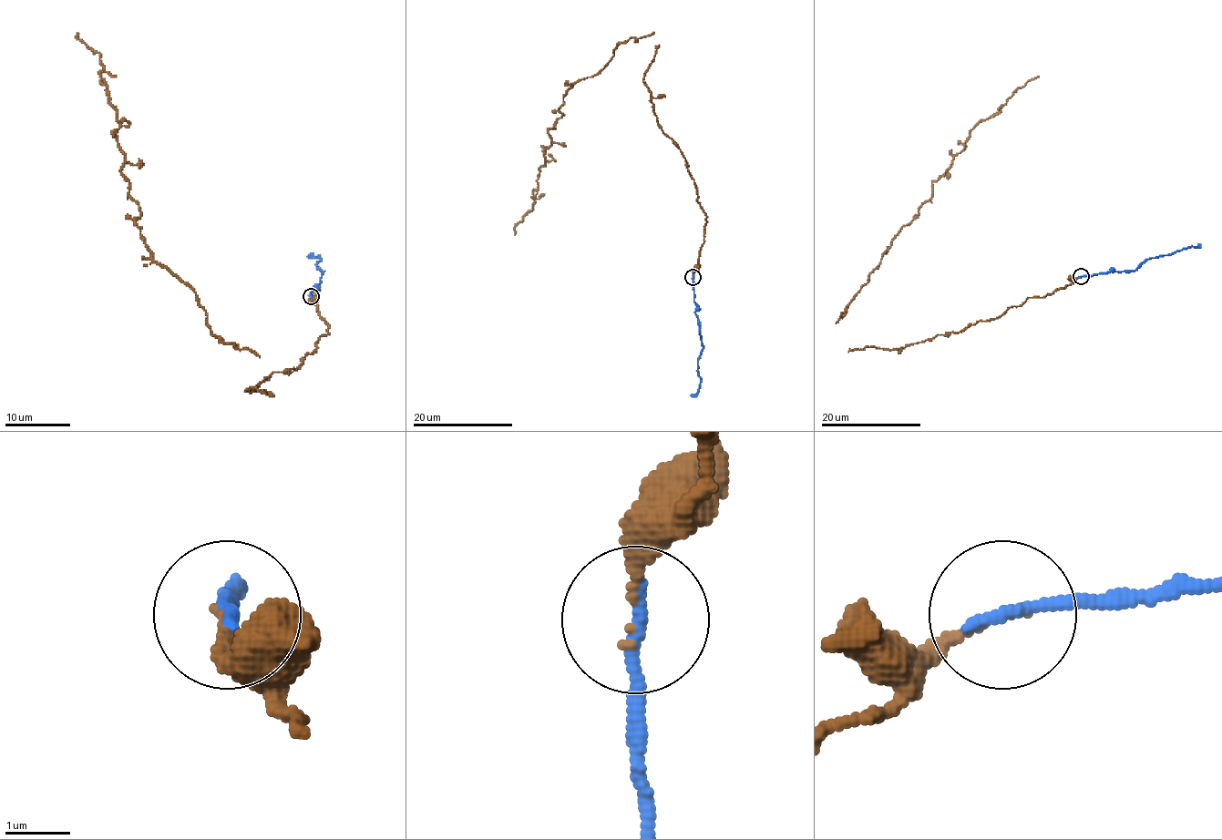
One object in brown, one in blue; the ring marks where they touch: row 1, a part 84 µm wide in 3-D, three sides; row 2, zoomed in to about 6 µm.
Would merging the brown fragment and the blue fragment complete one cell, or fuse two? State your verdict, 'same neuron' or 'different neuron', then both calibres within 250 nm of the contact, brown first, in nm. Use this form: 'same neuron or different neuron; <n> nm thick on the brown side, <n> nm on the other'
same neuron; 100 nm thick on the brown side, 240 nm on the other

